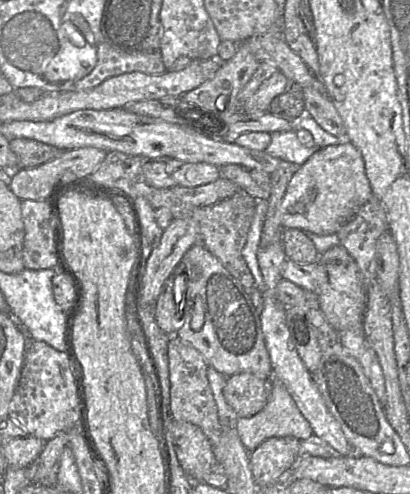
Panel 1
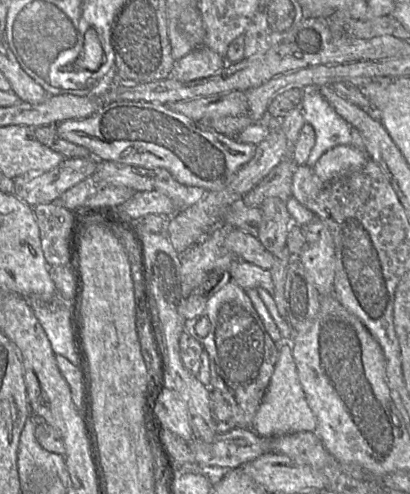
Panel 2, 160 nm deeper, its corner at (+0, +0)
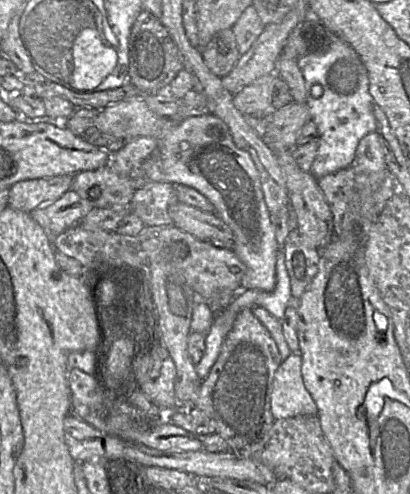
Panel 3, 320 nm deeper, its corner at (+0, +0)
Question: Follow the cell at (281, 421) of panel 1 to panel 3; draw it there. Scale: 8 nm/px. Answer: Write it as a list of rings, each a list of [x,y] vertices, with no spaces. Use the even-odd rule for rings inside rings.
[[[291,352],[275,372],[271,393],[271,412],[275,420],[317,415],[317,406],[303,383],[301,365],[301,355]]]

